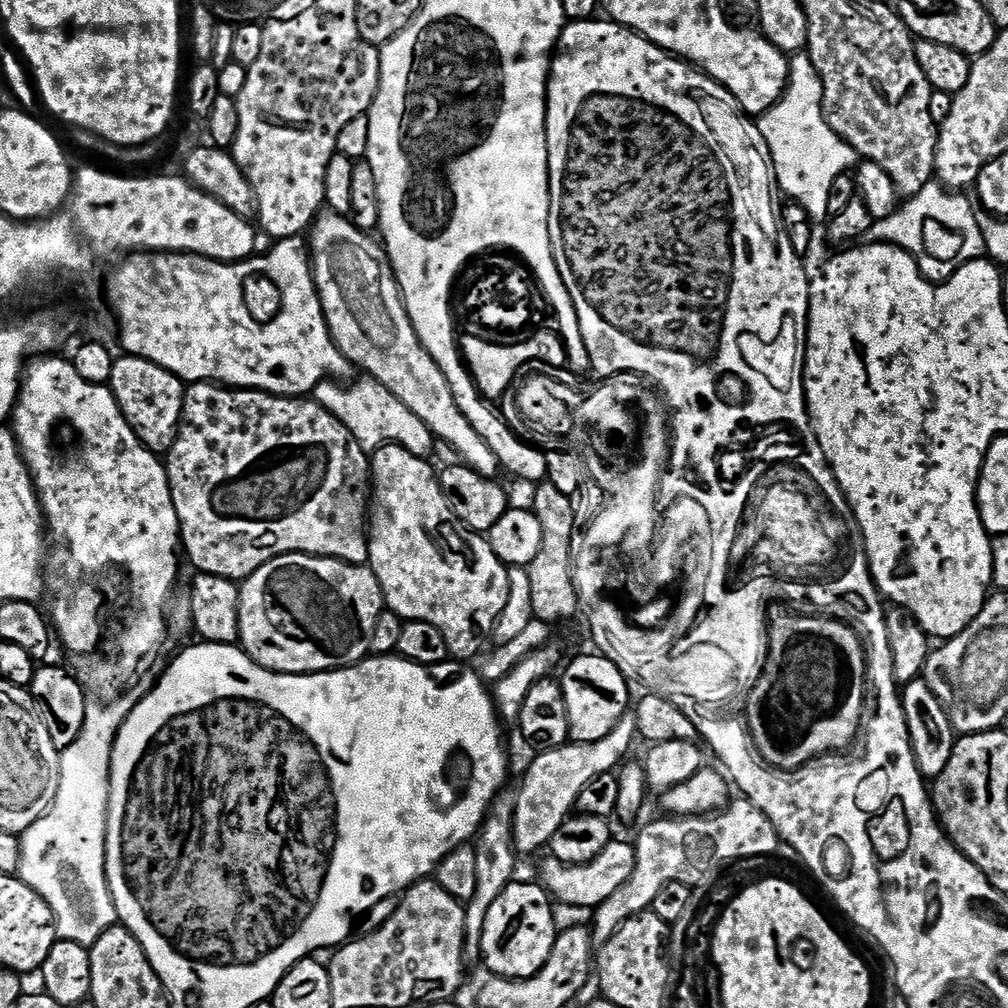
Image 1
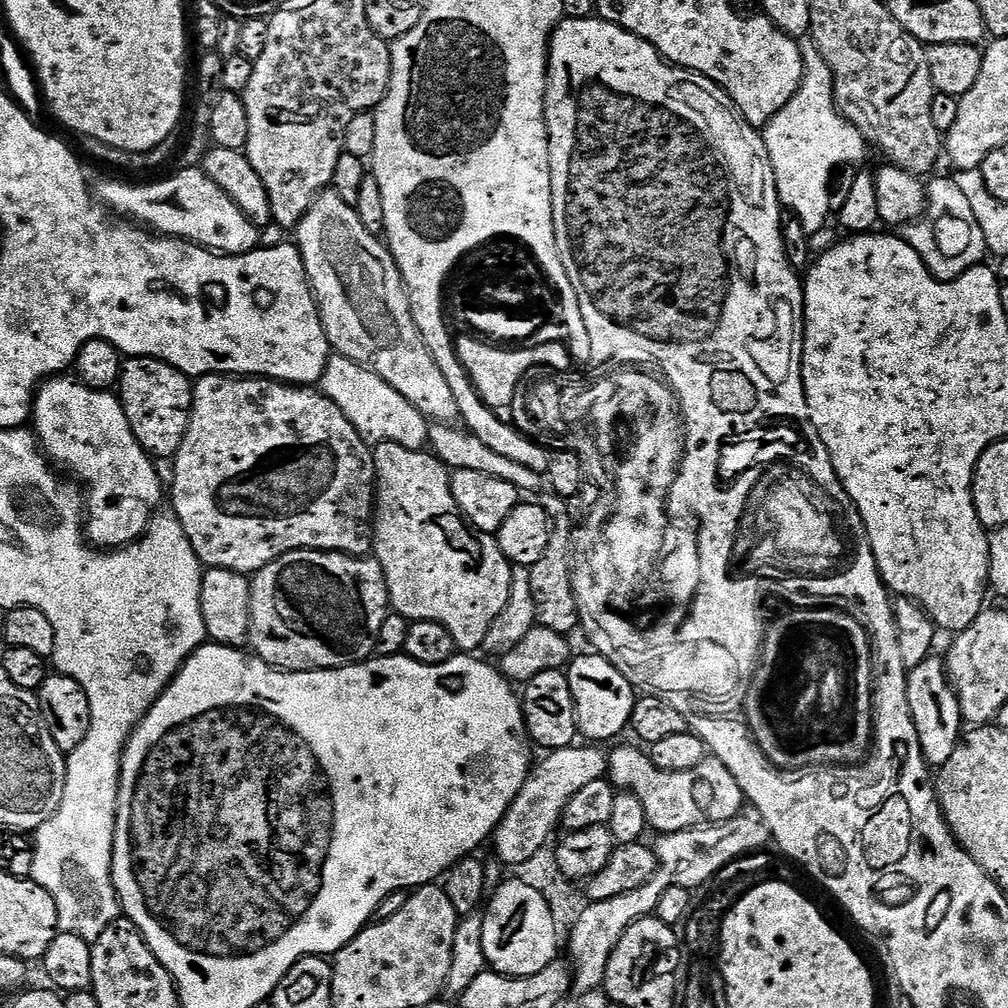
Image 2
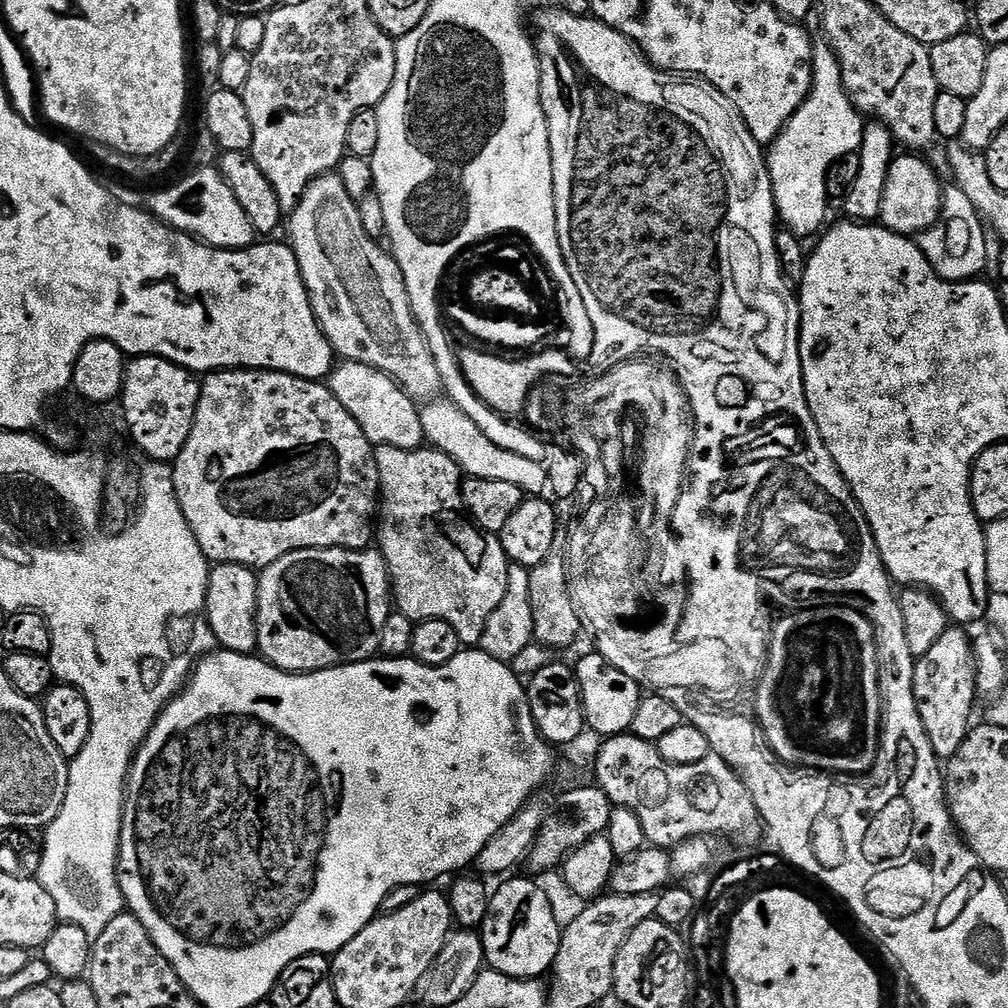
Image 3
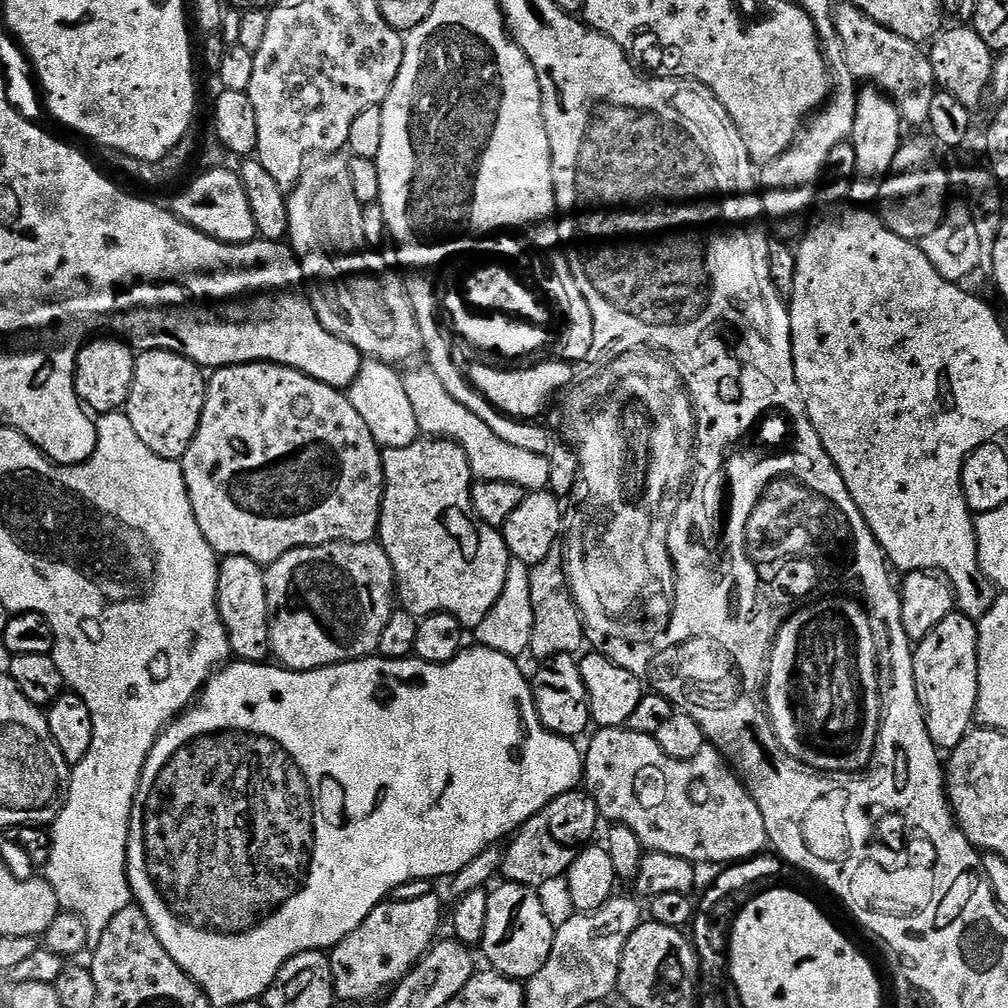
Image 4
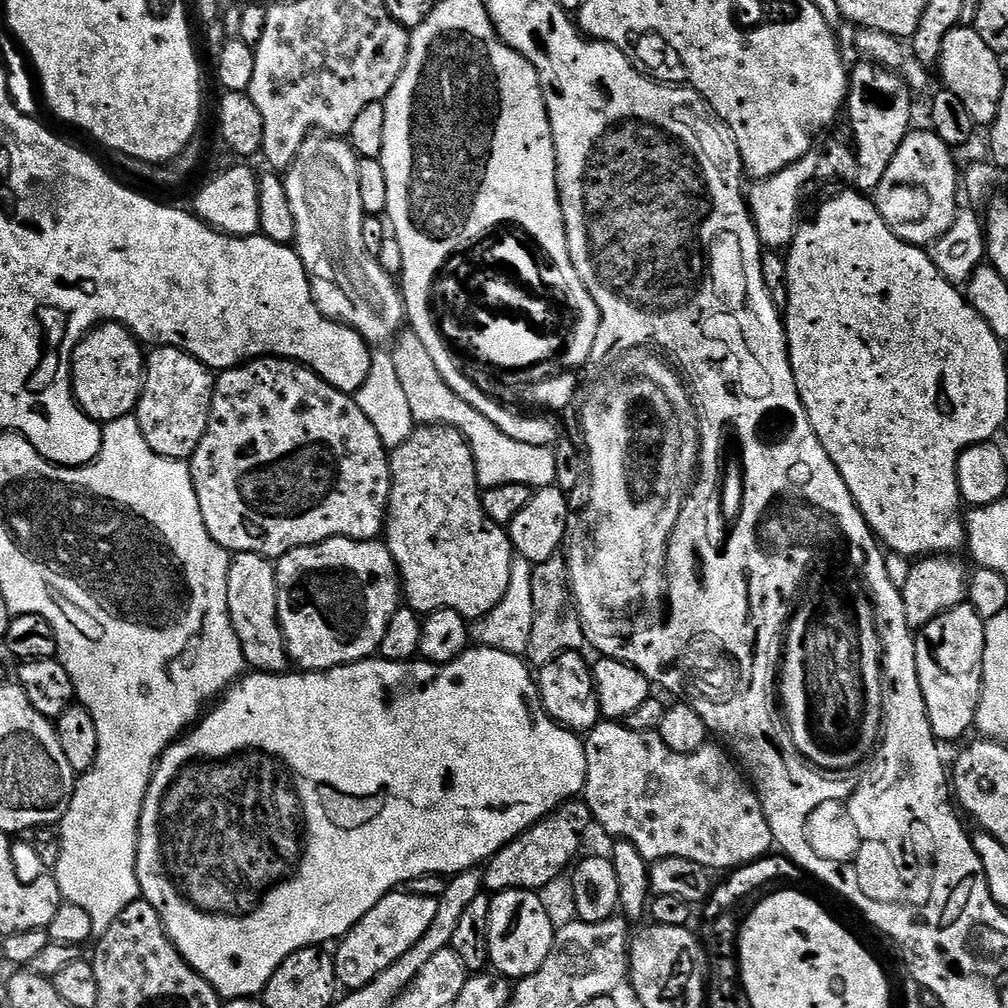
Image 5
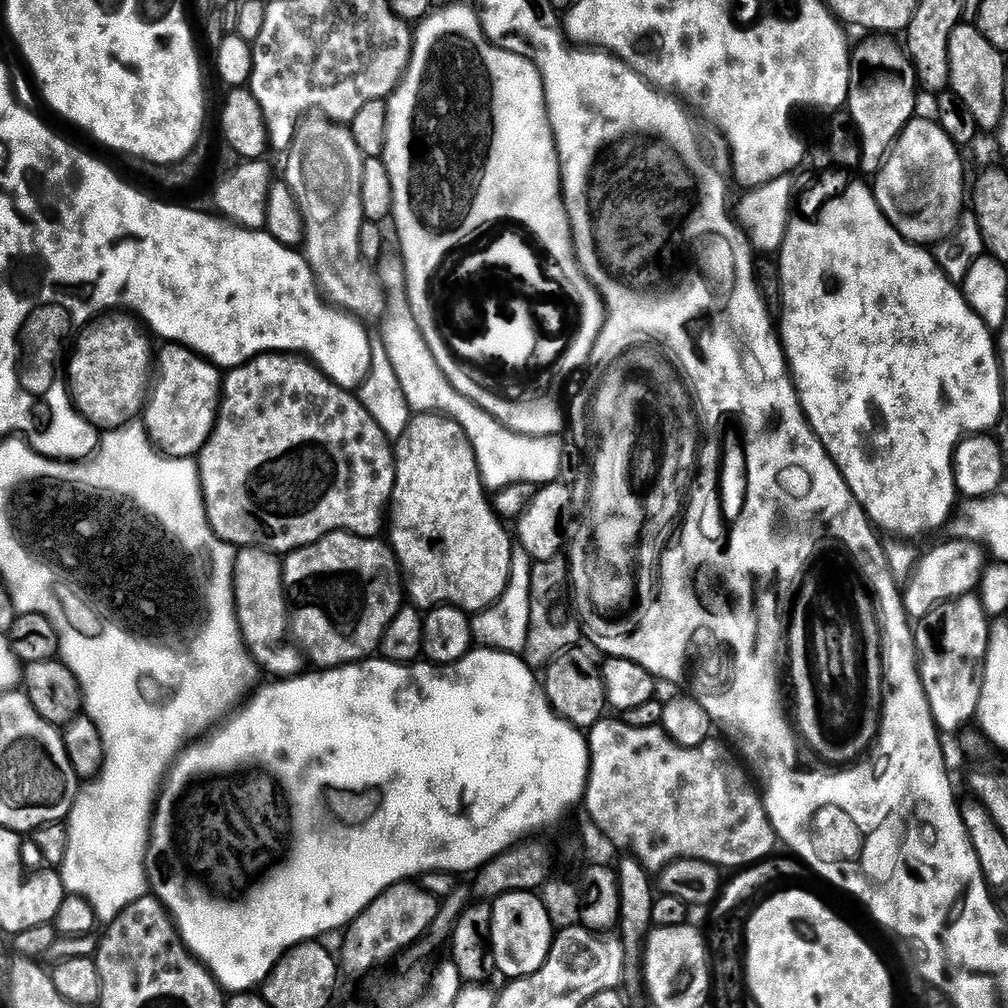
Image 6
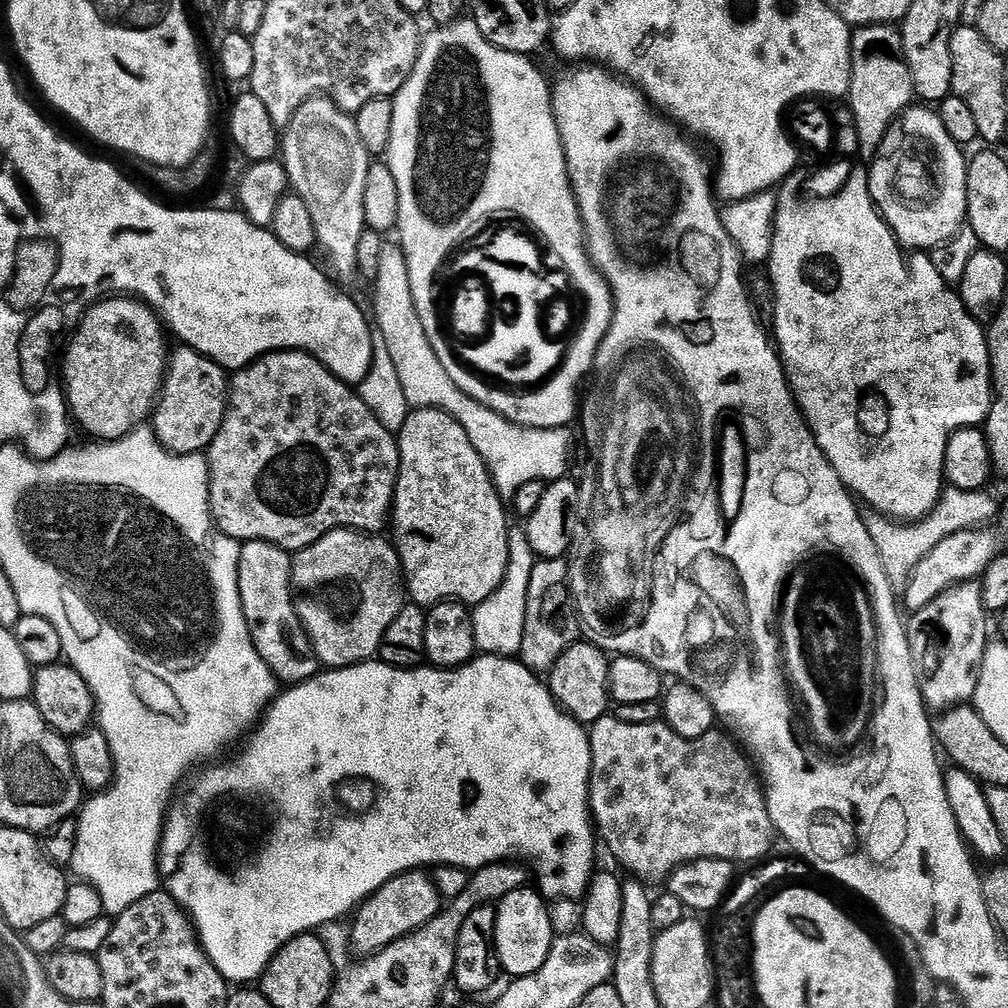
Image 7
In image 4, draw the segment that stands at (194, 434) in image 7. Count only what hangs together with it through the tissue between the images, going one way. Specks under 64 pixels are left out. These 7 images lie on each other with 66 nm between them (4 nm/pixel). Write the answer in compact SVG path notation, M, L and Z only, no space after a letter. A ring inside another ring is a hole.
M161 348L140 352L126 405L134 434L138 434L138 438L142 438L142 442L146 442L154 454L167 460L183 461L186 450L190 450L190 442L194 442L207 393L208 376L205 369L182 353Z

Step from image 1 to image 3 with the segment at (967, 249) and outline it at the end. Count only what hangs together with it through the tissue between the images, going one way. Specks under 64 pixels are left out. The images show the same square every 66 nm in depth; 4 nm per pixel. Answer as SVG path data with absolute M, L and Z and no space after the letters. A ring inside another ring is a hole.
M945 187L943 193L940 217L936 219L934 226L919 233L918 243L922 254L944 280L963 282L979 277L980 271L988 264L988 240L984 237L985 221L960 188Z

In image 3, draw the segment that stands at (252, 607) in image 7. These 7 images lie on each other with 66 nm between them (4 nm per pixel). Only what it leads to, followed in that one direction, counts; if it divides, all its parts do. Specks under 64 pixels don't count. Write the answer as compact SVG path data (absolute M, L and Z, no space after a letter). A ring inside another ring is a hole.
M216 564L208 575L208 624L225 652L252 654L260 643L260 577L244 564Z

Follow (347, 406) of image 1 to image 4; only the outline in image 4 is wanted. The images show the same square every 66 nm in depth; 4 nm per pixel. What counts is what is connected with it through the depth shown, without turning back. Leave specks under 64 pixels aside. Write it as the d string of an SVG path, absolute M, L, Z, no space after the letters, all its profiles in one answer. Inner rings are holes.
M365 359L360 365L358 378L346 394L350 402L354 402L354 410L358 410L366 426L370 426L370 434L374 434L381 449L410 446L421 439L418 418L414 418L414 406L410 406L410 397L406 395L403 375L393 365Z

